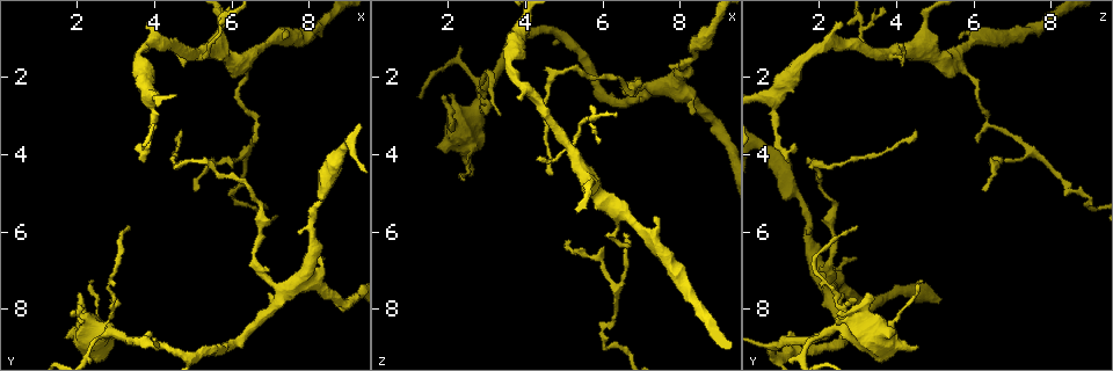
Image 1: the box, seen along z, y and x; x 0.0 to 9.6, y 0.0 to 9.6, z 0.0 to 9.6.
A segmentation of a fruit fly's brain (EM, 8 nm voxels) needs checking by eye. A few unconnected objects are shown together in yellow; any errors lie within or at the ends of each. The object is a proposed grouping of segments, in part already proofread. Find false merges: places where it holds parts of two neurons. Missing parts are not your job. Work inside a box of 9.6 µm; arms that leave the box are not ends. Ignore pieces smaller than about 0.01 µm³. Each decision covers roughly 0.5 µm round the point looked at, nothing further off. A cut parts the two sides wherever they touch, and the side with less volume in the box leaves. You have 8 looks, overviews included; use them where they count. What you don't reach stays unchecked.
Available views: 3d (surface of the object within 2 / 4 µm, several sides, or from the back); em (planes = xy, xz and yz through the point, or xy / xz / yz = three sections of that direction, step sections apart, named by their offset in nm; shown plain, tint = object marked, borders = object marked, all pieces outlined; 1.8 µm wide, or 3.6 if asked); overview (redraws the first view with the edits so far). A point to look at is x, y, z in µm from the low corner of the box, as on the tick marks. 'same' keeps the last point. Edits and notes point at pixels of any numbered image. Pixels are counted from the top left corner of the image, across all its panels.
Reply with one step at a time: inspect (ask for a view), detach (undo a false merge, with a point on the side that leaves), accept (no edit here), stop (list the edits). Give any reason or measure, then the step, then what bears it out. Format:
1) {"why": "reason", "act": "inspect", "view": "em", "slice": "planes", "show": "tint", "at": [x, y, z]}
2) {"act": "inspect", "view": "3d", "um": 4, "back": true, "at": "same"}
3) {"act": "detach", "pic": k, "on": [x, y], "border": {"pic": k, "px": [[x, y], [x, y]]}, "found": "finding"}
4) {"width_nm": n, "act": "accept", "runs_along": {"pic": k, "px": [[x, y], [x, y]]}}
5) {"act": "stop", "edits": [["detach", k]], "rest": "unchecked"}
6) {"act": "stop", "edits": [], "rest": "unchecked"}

{"why": "three arms meet", "act": "inspect", "view": "em", "slice": "planes", "show": "tint", "at": [5.20, 1.35, 3.80]}

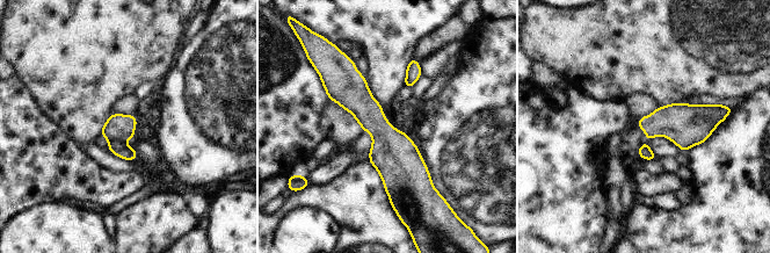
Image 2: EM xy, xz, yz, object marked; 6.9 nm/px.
{"act": "detach", "pic": 2, "on": [123, 151], "found": "two neurons meet here"}

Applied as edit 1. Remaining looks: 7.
{"why": "see it whole again", "act": "inspect", "view": "overview"}

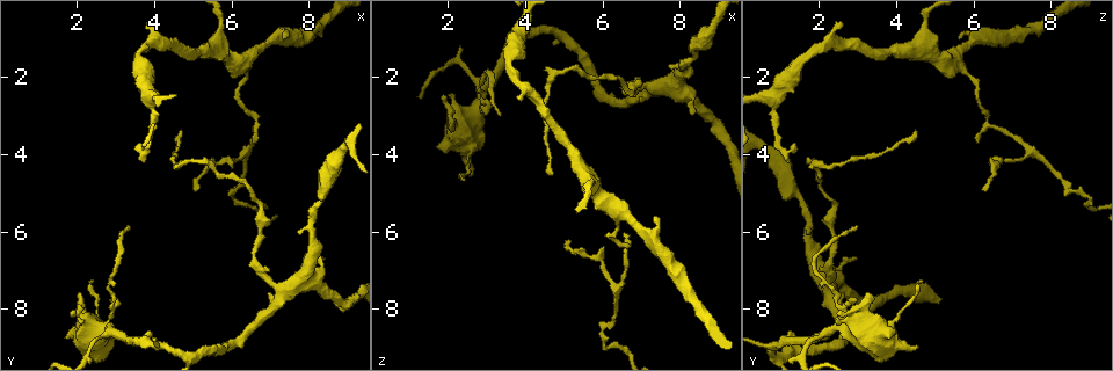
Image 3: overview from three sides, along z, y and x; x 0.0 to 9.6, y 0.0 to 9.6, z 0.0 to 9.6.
{"why": "thick turns thin", "act": "inspect", "view": "3d", "um": 4, "back": true, "at": [2.85, 8.60, 2.30]}

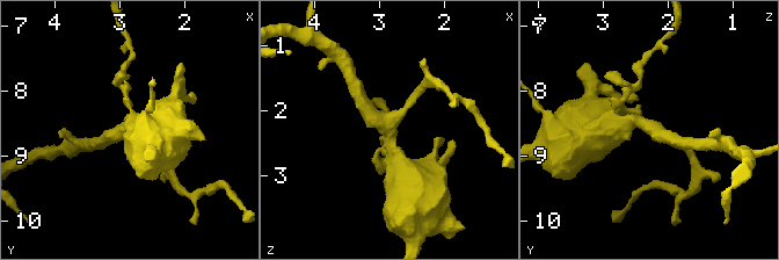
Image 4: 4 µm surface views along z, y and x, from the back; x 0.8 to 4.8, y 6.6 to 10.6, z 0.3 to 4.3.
{"arms": 4, "why": "need the tissue", "act": "inspect", "view": "em", "slice": "planes", "show": "tint", "at": [2.85, 8.60, 2.25]}

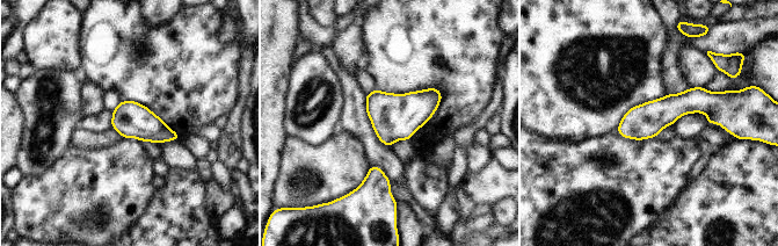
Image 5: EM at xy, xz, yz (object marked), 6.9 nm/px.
{"width_nm": 240, "act": "accept", "runs_along": {"pic": 5, "px": [[719, 117], [673, 106], [620, 130]]}, "found": "continuous, no second neuron"}

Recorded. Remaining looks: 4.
{"why": "two arms in line, one across", "act": "inspect", "view": "em", "slice": "yz", "step": 8, "show": "tint", "at": [6.40, 3.85, 7.40]}

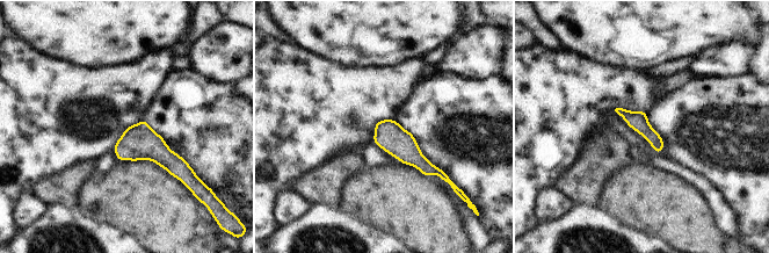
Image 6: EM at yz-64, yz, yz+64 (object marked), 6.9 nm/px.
{"act": "accept", "runs_along": {"pic": 6, "px": [[377, 127], [428, 170], [439, 172]]}, "found": "continuous, no second neuron"}

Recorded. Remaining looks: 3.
{"act": "stop", "edits": [["detach", 2]], "rest": "unchecked"}

